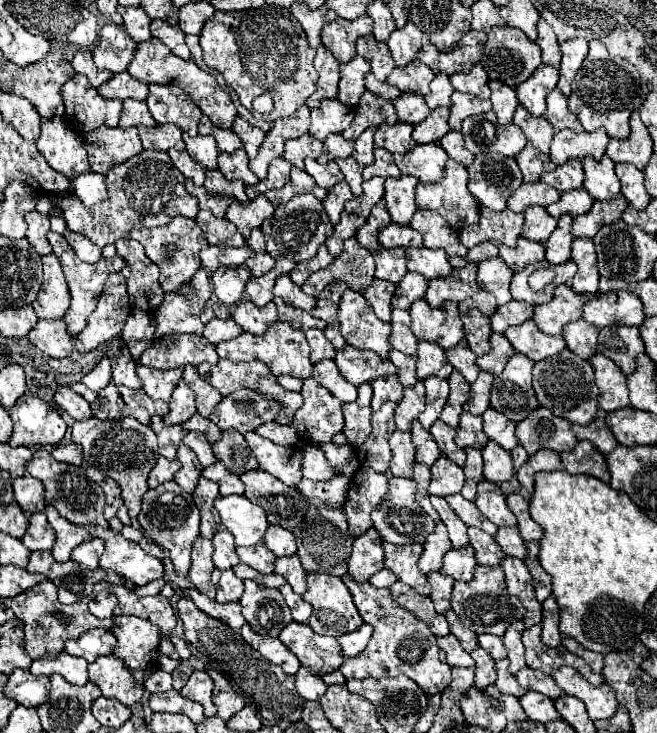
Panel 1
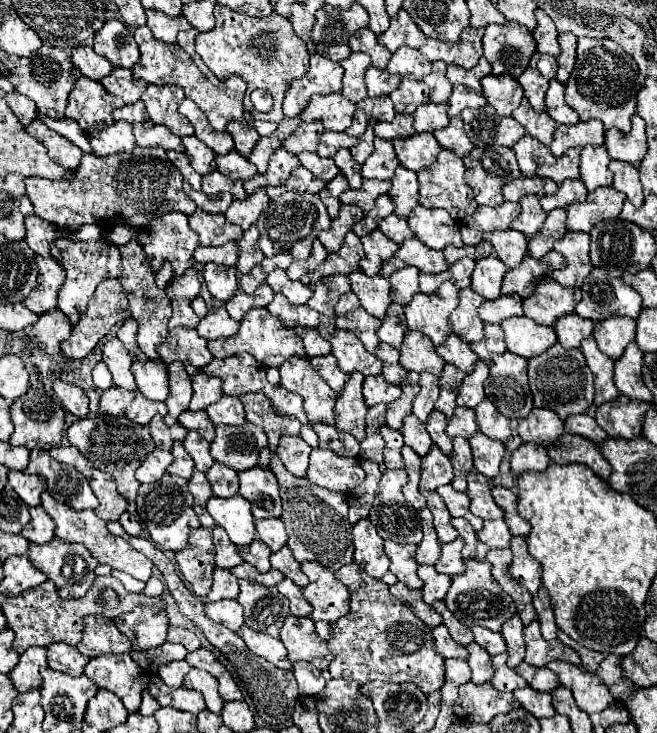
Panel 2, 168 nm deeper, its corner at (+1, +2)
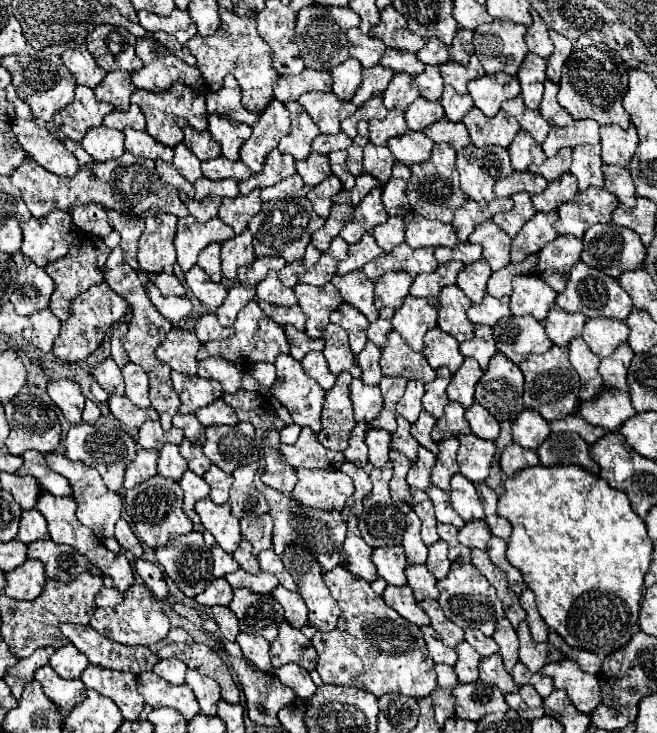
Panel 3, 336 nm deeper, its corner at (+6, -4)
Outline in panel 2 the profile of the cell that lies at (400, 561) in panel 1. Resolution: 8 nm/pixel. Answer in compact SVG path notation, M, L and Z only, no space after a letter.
M393 540L385 542L385 552L391 560L391 572L407 584L409 588L423 588L421 578L417 576L417 562L415 562L415 544L397 544Z

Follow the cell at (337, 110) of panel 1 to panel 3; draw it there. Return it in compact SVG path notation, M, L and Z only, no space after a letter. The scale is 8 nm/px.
M308 92L298 98L300 106L312 116L314 124L320 128L322 134L336 134L340 132L340 122L352 112L356 112L356 106L352 102L338 100L332 92Z

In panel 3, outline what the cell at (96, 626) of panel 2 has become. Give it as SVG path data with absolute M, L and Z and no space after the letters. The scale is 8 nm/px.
M62 624L62 634L90 660L90 664L110 668L110 670L124 670L132 674L140 674L152 670L158 662L158 656L148 646L124 646L114 640L108 640L100 632L96 632L90 624Z

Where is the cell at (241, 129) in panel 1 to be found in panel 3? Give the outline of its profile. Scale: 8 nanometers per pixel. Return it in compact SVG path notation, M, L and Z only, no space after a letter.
M210 116L208 118L208 132L212 138L222 146L222 154L228 160L240 160L240 148L248 140L252 128L248 124L224 118L224 116Z

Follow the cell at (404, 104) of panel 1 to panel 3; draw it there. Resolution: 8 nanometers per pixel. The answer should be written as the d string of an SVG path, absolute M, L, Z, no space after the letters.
M396 74L388 86L388 90L382 94L384 98L384 106L388 110L400 108L406 110L416 98L420 98L420 90L416 88L416 82L412 76L408 74Z

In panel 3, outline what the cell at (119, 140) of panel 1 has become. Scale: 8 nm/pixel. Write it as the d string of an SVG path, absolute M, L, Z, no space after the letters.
M104 126L92 128L82 138L80 144L96 162L120 158L124 154L124 134L120 130L112 130Z

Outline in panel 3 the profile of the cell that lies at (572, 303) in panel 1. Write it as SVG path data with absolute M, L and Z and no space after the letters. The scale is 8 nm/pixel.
M518 276L514 292L510 296L510 310L514 316L530 314L542 322L554 308L556 296L558 292L544 284L544 280L540 280L538 276Z

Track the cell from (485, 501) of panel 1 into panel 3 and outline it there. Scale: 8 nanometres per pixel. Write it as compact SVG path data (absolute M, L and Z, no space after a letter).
M462 474L452 476L450 502L452 502L452 508L458 512L458 516L464 518L464 522L484 520L482 500L480 500L474 484L466 476L462 476Z

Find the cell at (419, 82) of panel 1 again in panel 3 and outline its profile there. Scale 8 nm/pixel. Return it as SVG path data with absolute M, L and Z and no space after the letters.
M388 48L380 64L384 68L392 68L394 72L406 72L410 76L418 76L420 72L424 72L424 64L412 52L400 52L400 50Z

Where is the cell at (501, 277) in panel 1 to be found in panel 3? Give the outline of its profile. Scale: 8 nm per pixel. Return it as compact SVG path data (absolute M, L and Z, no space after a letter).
M478 260L476 264L470 264L470 266L464 266L464 270L458 274L458 280L456 284L464 290L464 294L474 302L474 304L480 304L480 300L484 298L486 294L486 282L490 278L492 270L488 268L488 264L482 260Z

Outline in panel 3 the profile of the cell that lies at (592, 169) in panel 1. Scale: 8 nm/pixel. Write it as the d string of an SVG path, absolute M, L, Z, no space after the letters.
M600 144L596 146L580 146L574 148L570 174L578 180L578 190L586 190L590 186L602 188L604 174L602 174L602 158L600 158Z

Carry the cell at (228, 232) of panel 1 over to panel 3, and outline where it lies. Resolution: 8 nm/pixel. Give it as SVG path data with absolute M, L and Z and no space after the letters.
M192 216L178 220L178 232L176 232L176 254L178 264L184 272L188 272L194 264L198 254L212 242L226 242L234 238L234 230L224 224L220 218L212 218L208 222L198 222Z

